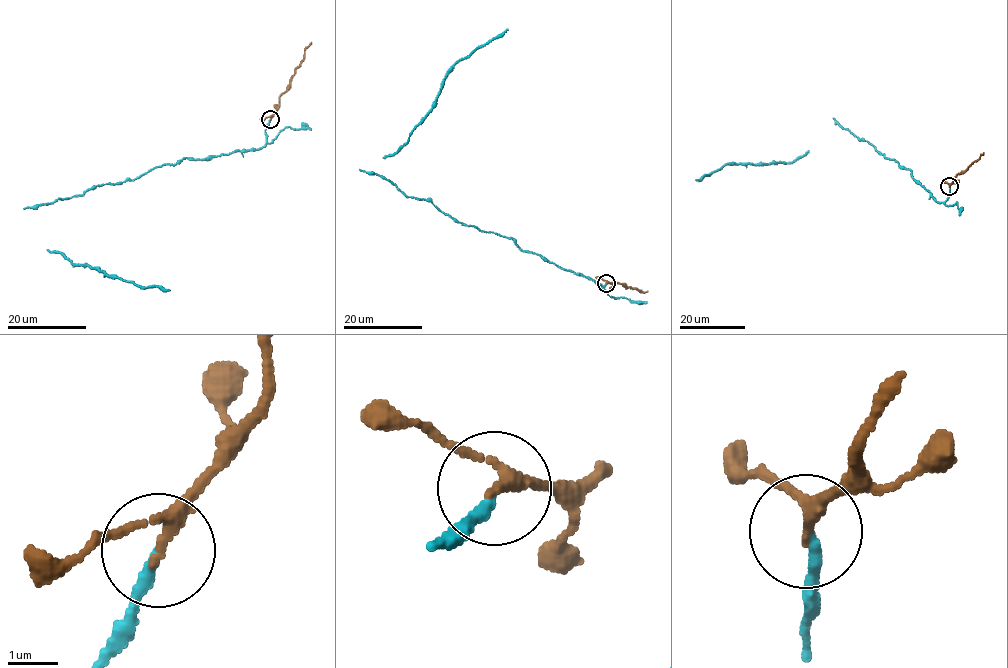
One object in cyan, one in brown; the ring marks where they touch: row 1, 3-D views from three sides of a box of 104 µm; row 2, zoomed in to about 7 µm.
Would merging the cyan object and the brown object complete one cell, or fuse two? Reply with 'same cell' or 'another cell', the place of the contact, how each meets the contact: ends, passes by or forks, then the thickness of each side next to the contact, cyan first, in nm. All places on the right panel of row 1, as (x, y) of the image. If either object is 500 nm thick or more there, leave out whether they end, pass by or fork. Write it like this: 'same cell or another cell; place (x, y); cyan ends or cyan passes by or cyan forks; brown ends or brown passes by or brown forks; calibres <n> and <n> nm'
same cell; place (949, 186); cyan ends; brown passes by; calibres 200 and 200 nm

